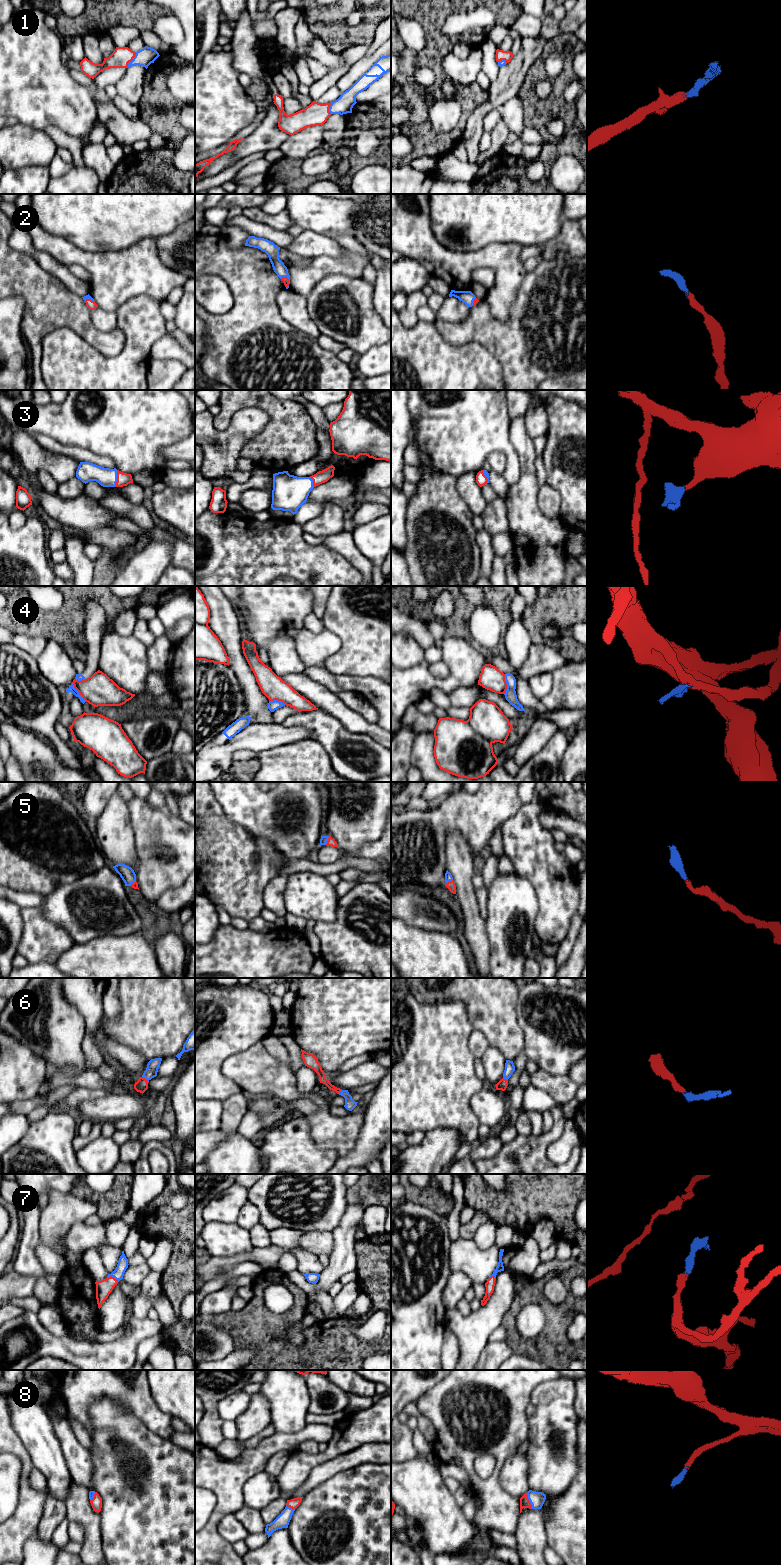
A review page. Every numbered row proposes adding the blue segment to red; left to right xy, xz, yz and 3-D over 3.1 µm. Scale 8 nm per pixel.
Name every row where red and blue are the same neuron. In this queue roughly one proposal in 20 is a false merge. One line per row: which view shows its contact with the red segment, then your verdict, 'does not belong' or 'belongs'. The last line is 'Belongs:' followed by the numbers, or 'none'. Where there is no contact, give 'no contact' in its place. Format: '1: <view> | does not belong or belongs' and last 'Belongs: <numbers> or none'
1: xy | belongs
2: xz | belongs
3: xy | belongs
4: yz | does not belong
5: xz | belongs
6: xy | belongs
7: xy | belongs
8: yz | belongs
Belongs: 1, 2, 3, 5, 6, 7, 8

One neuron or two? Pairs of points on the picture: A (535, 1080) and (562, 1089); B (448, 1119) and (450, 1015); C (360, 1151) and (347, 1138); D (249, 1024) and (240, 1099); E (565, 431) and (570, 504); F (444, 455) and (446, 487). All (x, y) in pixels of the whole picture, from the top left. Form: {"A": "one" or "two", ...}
{"A": "one", "B": "one", "C": "two", "D": "two", "E": "one", "F": "two"}

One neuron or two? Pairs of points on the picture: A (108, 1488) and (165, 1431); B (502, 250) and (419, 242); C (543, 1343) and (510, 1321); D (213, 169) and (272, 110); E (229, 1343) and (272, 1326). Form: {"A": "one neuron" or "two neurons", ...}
{"A": "two neurons", "B": "one neuron", "C": "one neuron", "D": "one neuron", "E": "two neurons"}

